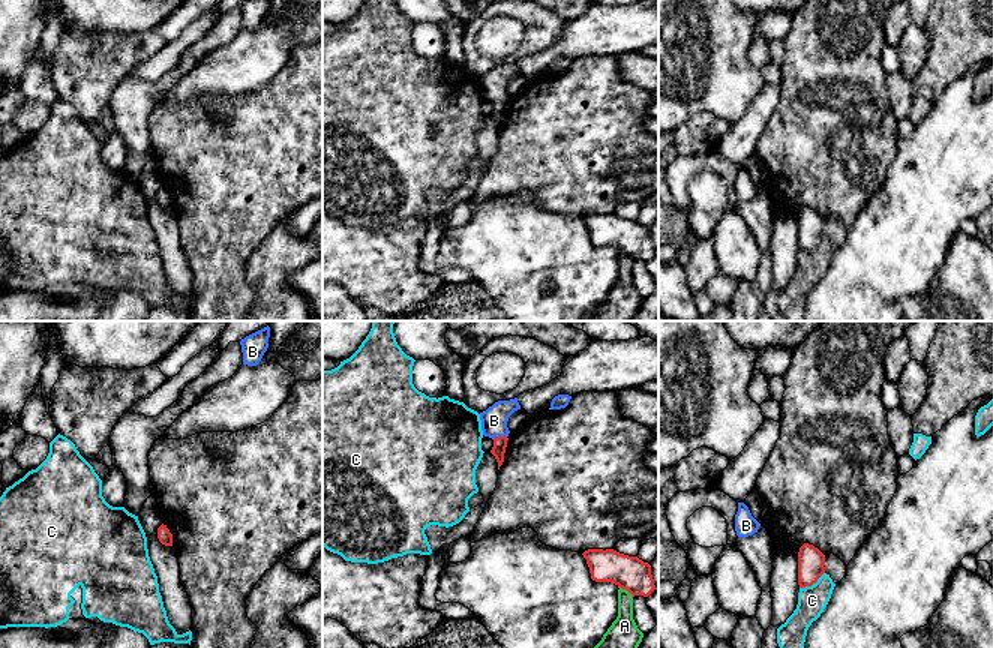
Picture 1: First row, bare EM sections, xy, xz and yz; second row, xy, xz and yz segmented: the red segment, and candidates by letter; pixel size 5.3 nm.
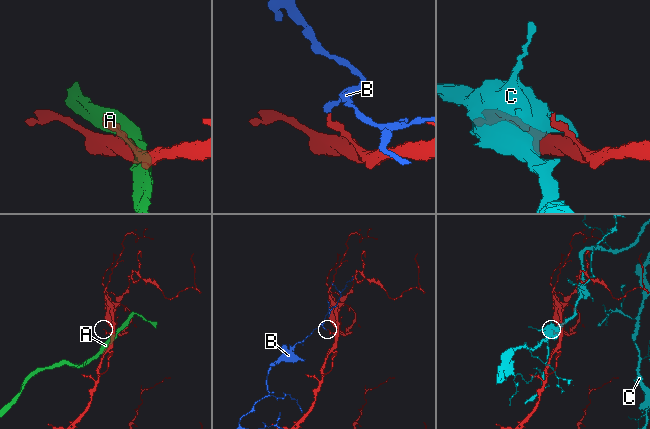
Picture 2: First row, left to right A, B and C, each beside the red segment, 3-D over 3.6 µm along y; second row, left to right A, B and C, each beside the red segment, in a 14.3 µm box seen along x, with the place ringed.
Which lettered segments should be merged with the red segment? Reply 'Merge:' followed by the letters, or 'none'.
Merge: none

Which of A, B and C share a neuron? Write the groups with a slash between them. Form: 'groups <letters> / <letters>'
groups A / B / C

